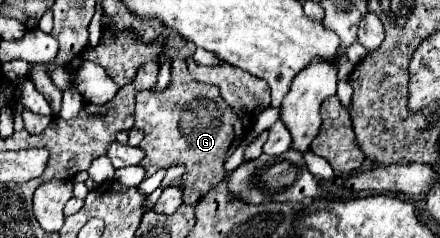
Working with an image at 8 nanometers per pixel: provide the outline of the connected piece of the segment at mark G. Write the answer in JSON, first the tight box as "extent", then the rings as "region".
{"extent":[134,58,246,206],"region":[[[182,58],[172,60],[170,73],[172,80],[164,92],[136,94],[134,128],[144,132],[144,140],[140,142],[144,160],[140,162],[140,166],[146,170],[146,178],[170,166],[184,166],[184,204],[196,206],[214,184],[224,180],[224,162],[230,156],[230,146],[234,140],[238,146],[246,132],[240,116],[236,116],[234,108],[224,102],[218,88],[194,80]]]}

